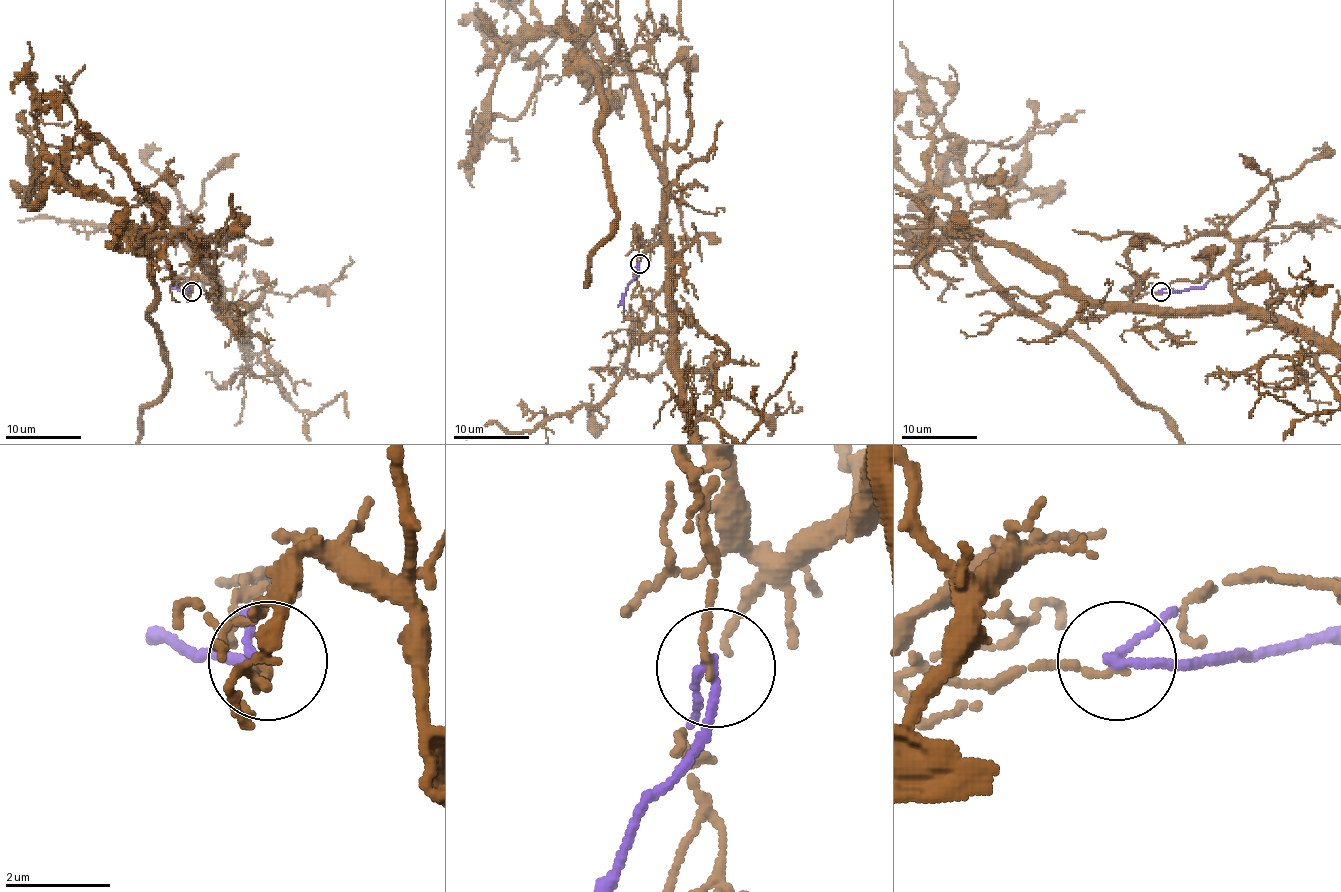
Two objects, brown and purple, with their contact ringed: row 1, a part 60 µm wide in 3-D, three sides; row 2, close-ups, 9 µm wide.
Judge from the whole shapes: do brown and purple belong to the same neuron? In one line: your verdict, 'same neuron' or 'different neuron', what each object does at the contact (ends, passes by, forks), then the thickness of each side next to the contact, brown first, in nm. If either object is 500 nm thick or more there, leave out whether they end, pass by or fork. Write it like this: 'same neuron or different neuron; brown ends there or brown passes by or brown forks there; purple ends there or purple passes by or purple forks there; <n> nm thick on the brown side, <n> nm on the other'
different neuron; brown passes by; purple passes by; 80 nm thick on the brown side, 160 nm on the other

